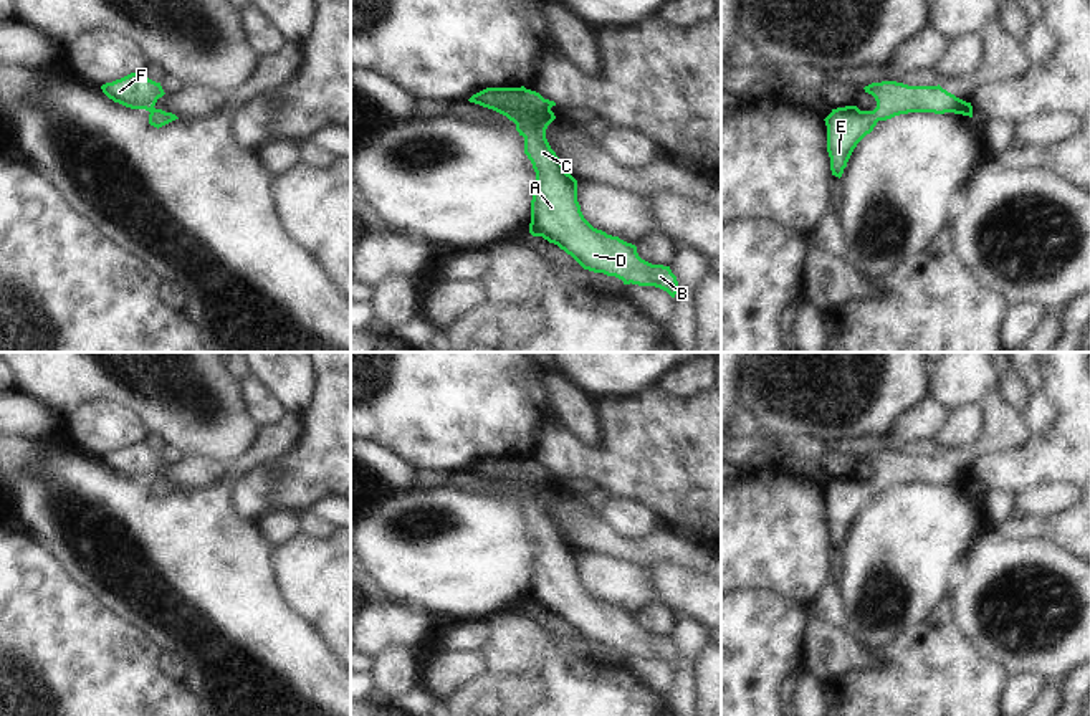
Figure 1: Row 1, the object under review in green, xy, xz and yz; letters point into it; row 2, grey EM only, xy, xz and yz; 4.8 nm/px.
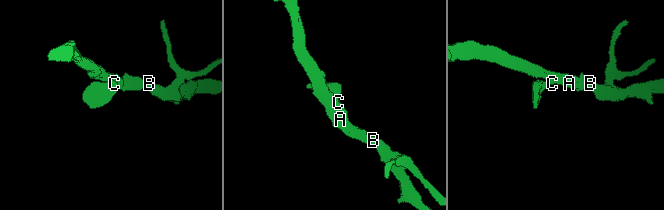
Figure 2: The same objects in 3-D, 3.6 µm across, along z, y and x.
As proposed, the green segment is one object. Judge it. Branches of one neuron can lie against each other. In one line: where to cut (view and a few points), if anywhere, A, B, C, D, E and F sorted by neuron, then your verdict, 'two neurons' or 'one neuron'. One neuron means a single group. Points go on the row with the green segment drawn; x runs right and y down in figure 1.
no cut; A B C D E F; one neuron

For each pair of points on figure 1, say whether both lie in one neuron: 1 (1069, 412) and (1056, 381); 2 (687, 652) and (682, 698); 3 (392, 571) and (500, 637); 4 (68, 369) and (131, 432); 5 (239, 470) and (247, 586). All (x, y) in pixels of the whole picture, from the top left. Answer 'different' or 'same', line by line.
1: same
2: same
3: different
4: different
5: same

